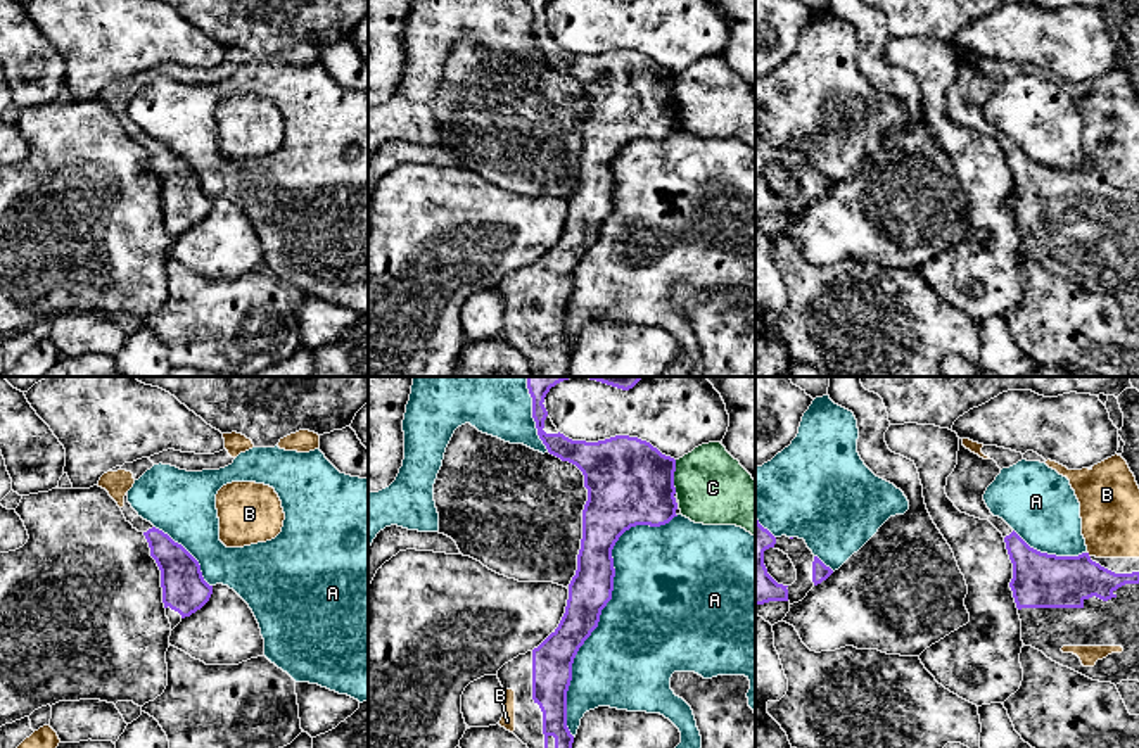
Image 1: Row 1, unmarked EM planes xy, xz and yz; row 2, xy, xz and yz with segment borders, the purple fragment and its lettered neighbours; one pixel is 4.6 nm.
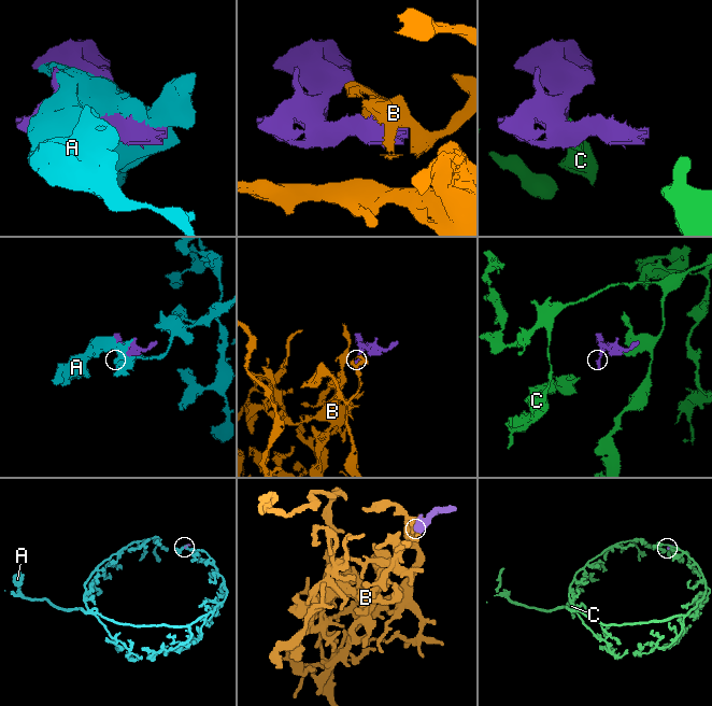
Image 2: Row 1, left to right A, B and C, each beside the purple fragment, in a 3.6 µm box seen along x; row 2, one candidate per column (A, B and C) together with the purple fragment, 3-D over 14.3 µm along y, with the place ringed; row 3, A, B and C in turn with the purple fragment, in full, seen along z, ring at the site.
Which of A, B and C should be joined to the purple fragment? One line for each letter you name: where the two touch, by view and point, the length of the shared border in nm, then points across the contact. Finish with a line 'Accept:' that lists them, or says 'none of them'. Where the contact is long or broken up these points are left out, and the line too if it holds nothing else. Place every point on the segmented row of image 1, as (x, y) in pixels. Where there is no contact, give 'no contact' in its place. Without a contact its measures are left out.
B: contact yz (1088, 555); length 30 nm
Accept: B

